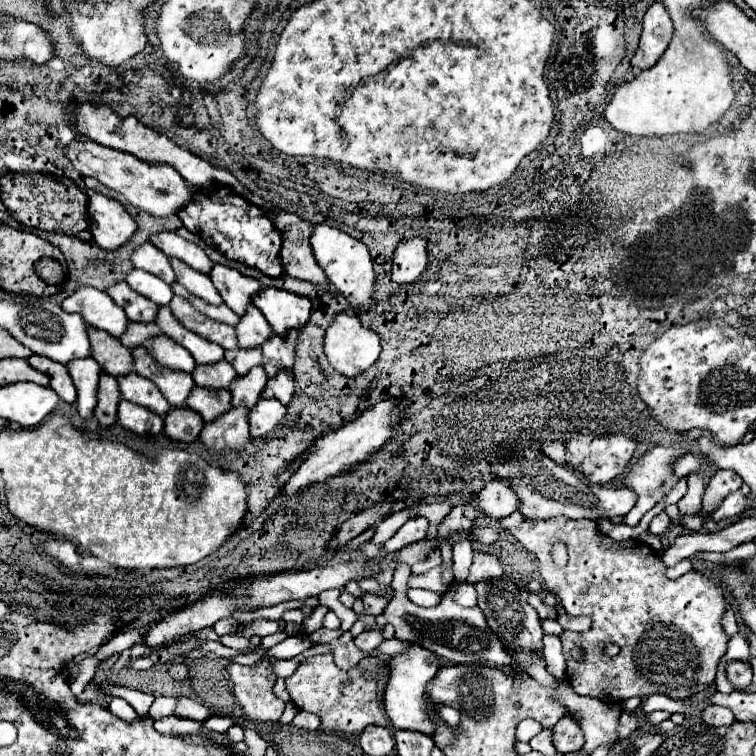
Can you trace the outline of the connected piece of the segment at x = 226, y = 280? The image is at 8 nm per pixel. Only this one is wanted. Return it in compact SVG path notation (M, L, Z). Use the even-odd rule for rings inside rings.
M214 265L214 269L210 271L210 279L212 279L214 287L218 289L218 293L222 295L224 303L238 317L242 317L242 313L246 313L246 307L250 305L250 297L254 297L254 293L258 293L258 289L262 289L262 285L256 279L244 277L236 269L230 269L224 265Z

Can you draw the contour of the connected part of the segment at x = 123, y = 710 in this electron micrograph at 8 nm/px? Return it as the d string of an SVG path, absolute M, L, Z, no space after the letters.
M114 697L108 709L110 709L114 715L118 715L120 719L126 719L126 721L132 721L132 719L138 717L138 713L132 709L132 705L128 705L128 703L126 703L124 699L120 699L120 697Z

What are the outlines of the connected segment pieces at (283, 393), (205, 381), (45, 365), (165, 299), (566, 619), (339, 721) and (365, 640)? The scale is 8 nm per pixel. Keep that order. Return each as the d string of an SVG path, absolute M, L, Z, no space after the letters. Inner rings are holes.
M290 369L278 371L274 379L268 379L266 389L262 391L262 397L274 397L282 401L282 405L290 405L294 397L294 375Z
M220 361L214 365L196 365L194 369L194 383L206 389L230 389L238 375L228 361Z
M32 355L28 359L28 363L38 369L40 373L46 373L50 377L50 387L58 393L58 397L66 403L76 403L76 387L72 383L72 377L68 373L68 369L62 363L50 361L48 357L40 357L40 355Z
M132 269L126 277L126 283L138 291L140 295L148 297L150 301L154 301L156 305L168 305L170 299L174 297L172 293L172 287L168 283L164 283L160 277L154 277L146 271L140 271L140 269Z
M560 615L558 617L558 623L568 629L568 631L578 631L578 633L584 633L590 629L592 621L590 617L572 617L572 615Z
M314 655L310 659L304 659L298 665L296 673L286 679L286 689L298 709L316 713L320 717L318 731L360 735L368 725L382 725L382 727L390 725L390 719L384 713L384 691L386 691L388 675L390 675L390 667L386 661L378 657L366 657L352 671L342 675L346 687L340 687L344 685L344 681L340 681L340 669L336 667L332 655ZM366 669L376 671L374 681L364 681Z
M372 629L372 631L364 631L364 633L360 633L360 635L354 639L354 645L356 645L362 653L368 655L368 653L374 651L382 641L384 641L382 631L380 631L380 629Z

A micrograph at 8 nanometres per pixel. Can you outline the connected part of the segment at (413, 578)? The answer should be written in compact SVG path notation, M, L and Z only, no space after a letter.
M434 567L424 575L410 575L408 585L418 587L418 589L428 589L428 591L434 591L434 593L444 593L452 581L454 579L452 579L450 567L446 567L446 569Z

